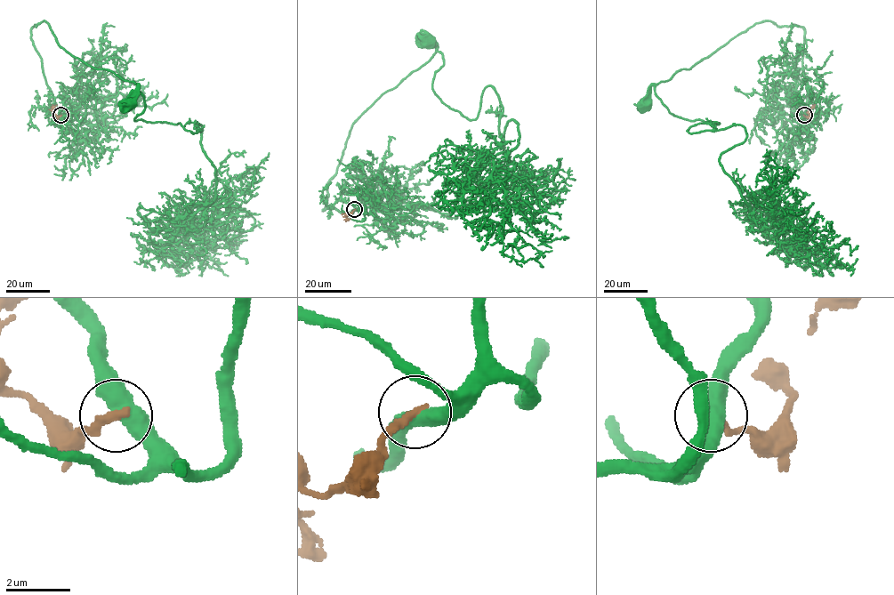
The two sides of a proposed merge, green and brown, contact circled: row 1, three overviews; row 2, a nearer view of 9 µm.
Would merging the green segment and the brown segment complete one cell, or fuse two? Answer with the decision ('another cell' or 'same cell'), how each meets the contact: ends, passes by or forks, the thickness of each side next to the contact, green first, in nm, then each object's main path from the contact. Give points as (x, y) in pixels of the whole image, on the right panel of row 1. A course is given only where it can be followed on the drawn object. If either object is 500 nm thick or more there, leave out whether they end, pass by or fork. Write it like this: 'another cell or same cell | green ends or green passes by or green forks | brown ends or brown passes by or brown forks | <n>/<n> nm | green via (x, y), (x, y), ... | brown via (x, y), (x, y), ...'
another cell | green passes by | brown ends | 480/260 nm | green via (804, 115), (804, 29), (769, 21), (754, 24), (691, 68), (651, 84), (644, 105) | brown via (803, 115), (808, 116), (813, 105)

